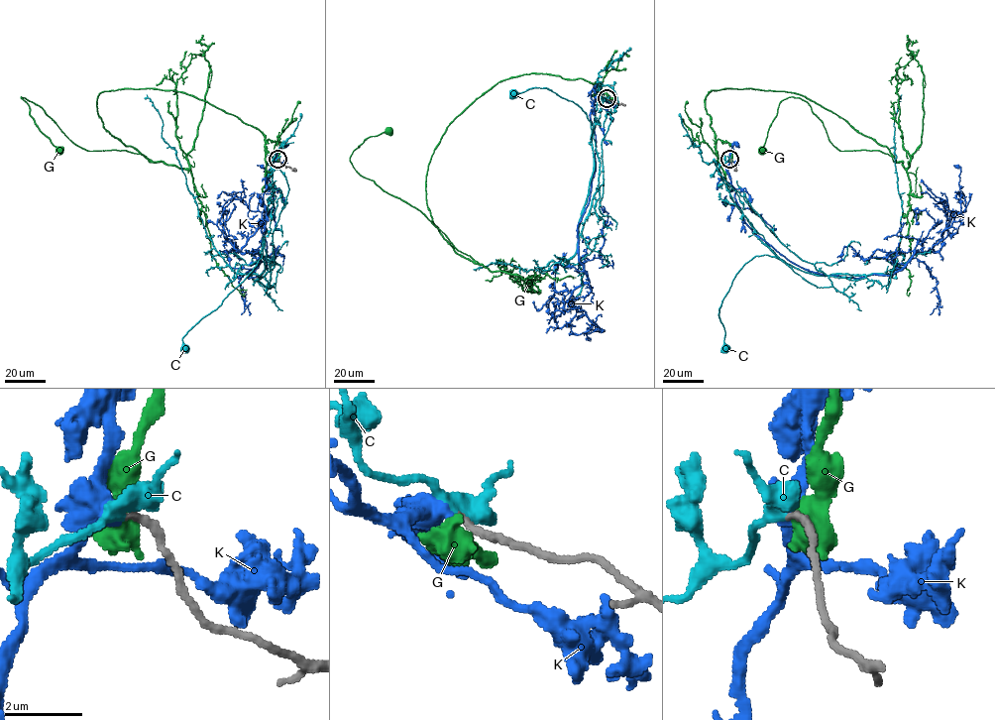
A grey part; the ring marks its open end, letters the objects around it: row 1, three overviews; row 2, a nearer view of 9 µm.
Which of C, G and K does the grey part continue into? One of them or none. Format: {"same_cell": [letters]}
{"same_cell": ["C"]}

